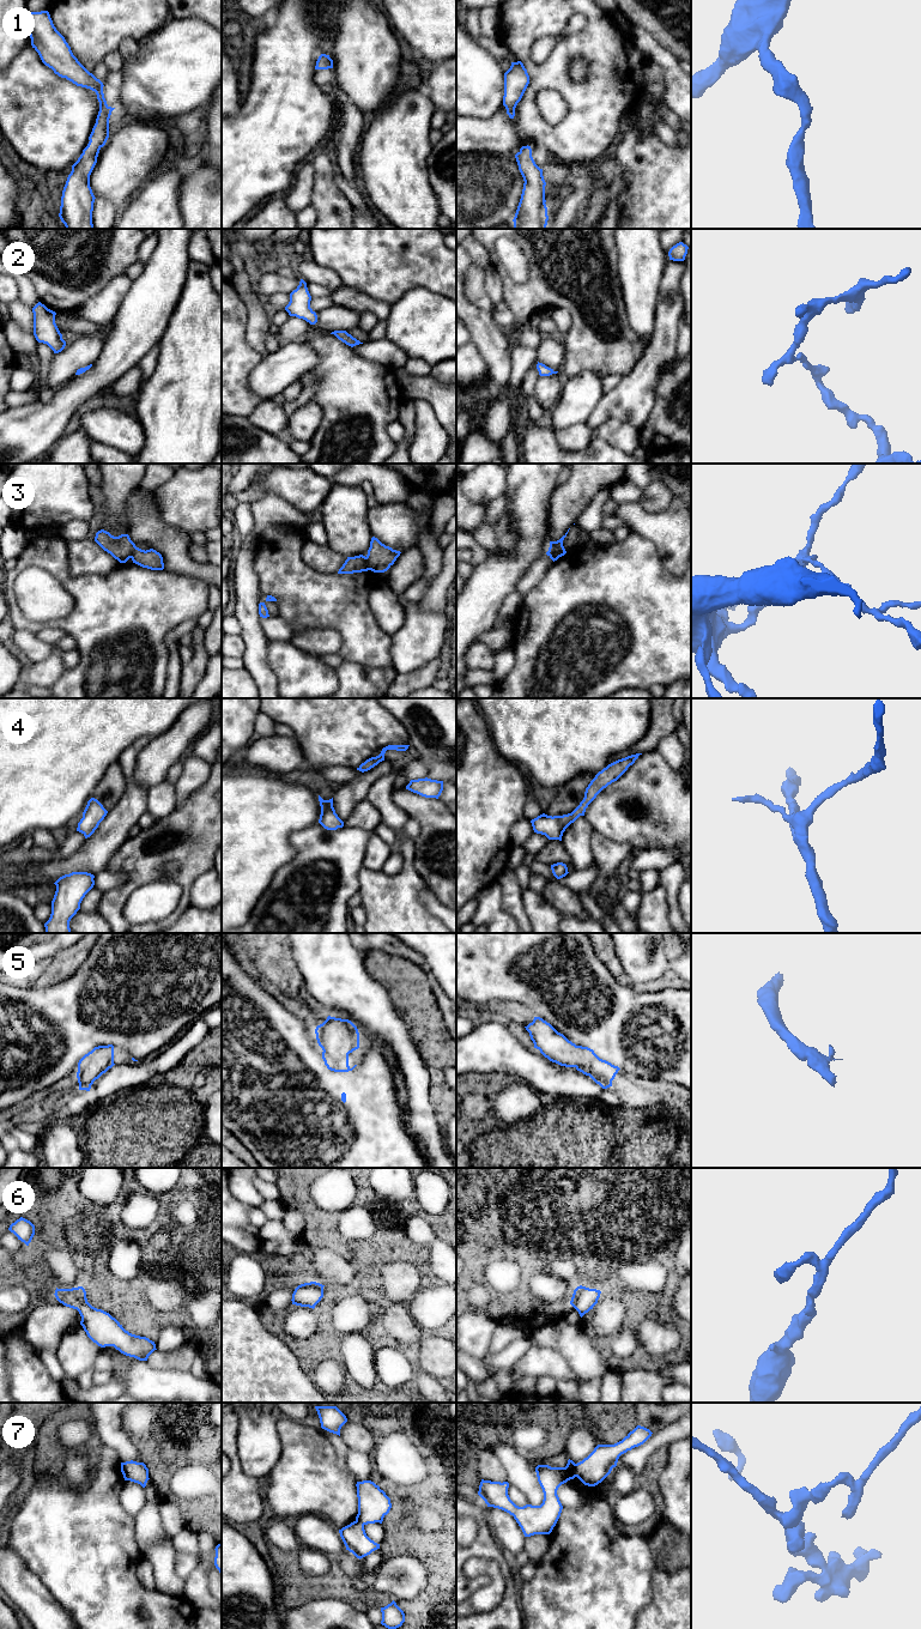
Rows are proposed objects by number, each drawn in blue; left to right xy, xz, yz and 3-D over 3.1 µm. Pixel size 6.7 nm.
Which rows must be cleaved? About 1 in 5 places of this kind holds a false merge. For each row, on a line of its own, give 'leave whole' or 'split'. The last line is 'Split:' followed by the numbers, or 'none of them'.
1: leave whole
2: leave whole
3: split
4: leave whole
5: leave whole
6: leave whole
7: split
Split: 3, 7

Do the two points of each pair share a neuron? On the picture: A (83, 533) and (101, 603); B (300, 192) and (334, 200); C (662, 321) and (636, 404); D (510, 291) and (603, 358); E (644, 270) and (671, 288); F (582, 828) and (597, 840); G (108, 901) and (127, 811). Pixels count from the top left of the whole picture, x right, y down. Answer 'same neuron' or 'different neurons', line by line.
A: different neurons
B: different neurons
C: same neuron
D: same neuron
E: different neurons
F: different neurons
G: different neurons

